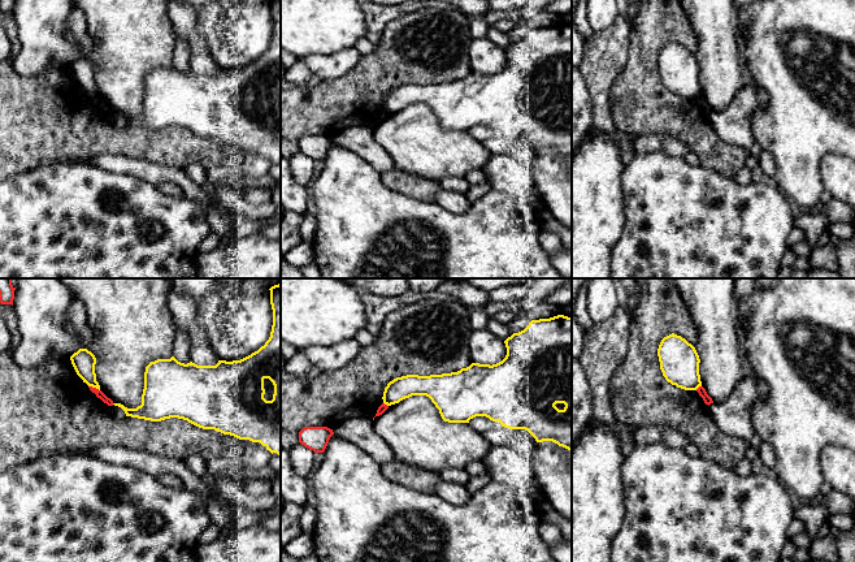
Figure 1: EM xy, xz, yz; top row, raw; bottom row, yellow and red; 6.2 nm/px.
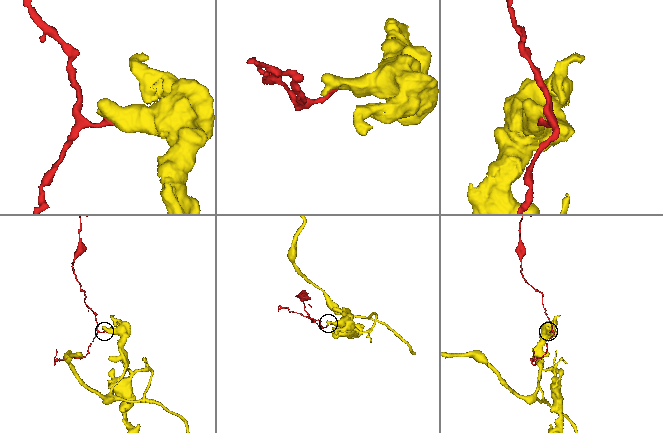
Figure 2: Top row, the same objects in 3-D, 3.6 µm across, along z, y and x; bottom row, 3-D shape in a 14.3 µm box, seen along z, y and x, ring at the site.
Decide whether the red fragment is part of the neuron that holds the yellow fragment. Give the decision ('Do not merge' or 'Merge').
Do not merge

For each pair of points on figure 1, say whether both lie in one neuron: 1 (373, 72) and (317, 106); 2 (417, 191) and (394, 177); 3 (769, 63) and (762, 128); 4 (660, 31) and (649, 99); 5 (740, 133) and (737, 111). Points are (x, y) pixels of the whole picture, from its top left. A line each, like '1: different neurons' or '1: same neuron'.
1: same neuron
2: same neuron
3: same neuron
4: same neuron
5: same neuron

